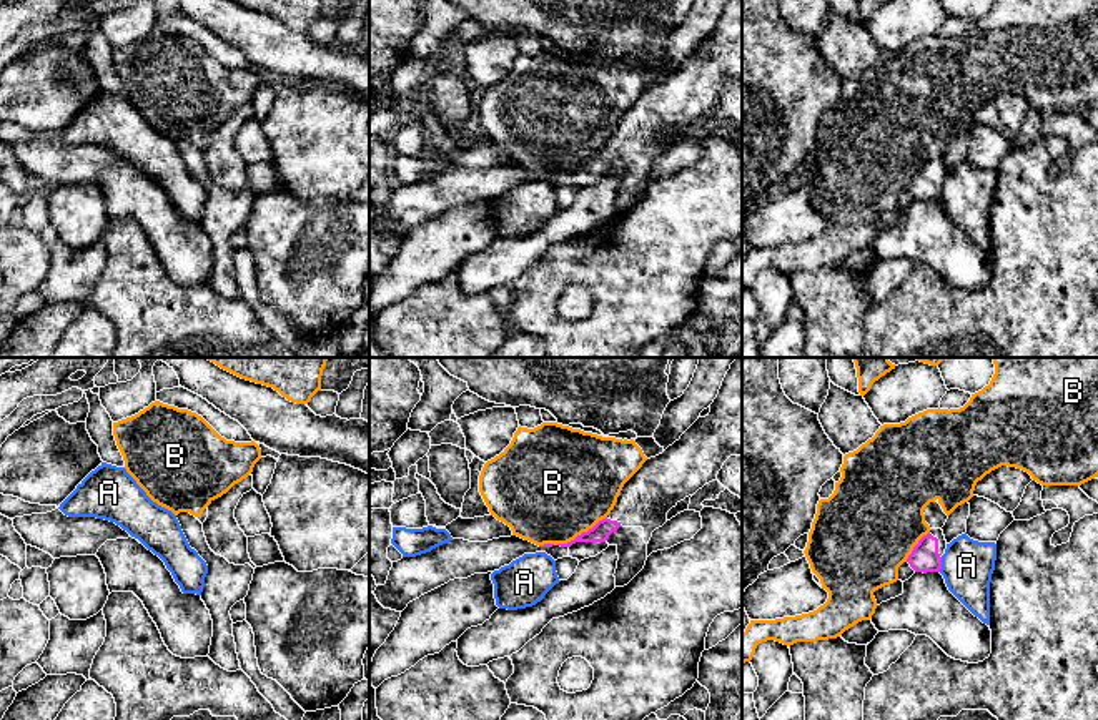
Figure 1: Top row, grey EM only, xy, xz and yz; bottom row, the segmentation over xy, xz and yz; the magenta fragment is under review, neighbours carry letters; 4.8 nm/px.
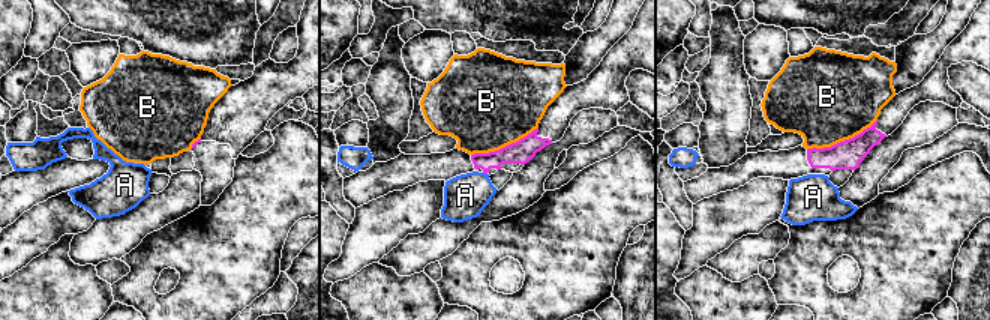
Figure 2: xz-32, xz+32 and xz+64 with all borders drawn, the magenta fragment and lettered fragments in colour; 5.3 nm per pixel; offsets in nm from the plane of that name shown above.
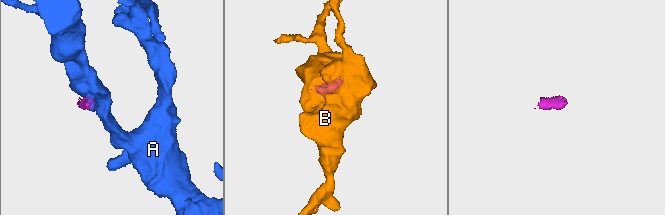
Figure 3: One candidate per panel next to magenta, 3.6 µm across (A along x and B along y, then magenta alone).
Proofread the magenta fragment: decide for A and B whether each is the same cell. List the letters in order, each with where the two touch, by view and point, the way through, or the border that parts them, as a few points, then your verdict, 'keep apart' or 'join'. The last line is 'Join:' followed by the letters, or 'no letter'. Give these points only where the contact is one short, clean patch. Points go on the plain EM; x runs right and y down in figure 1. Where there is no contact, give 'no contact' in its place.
A: contact yz (940, 192); keep apart
B: contact xz (574, 167); border xz (606, 143), (566, 170), (539, 173); keep apart
Join: no letter

